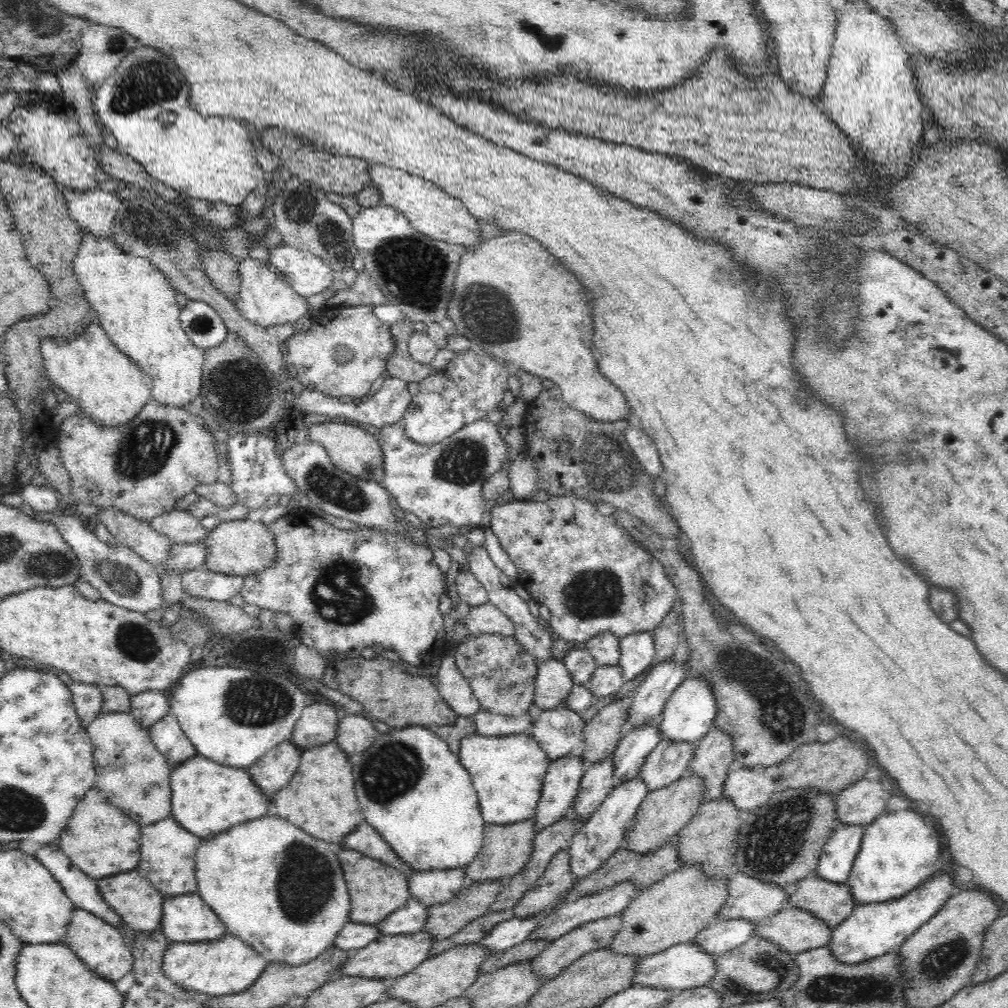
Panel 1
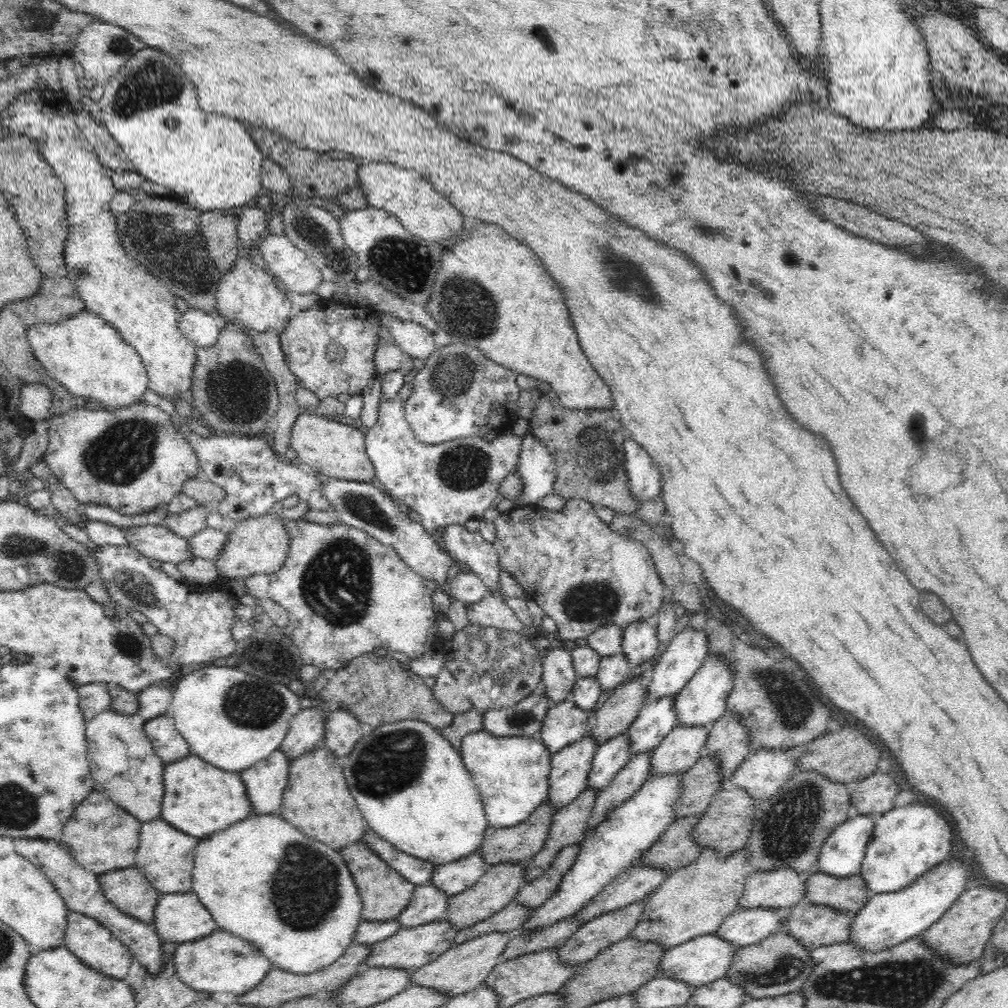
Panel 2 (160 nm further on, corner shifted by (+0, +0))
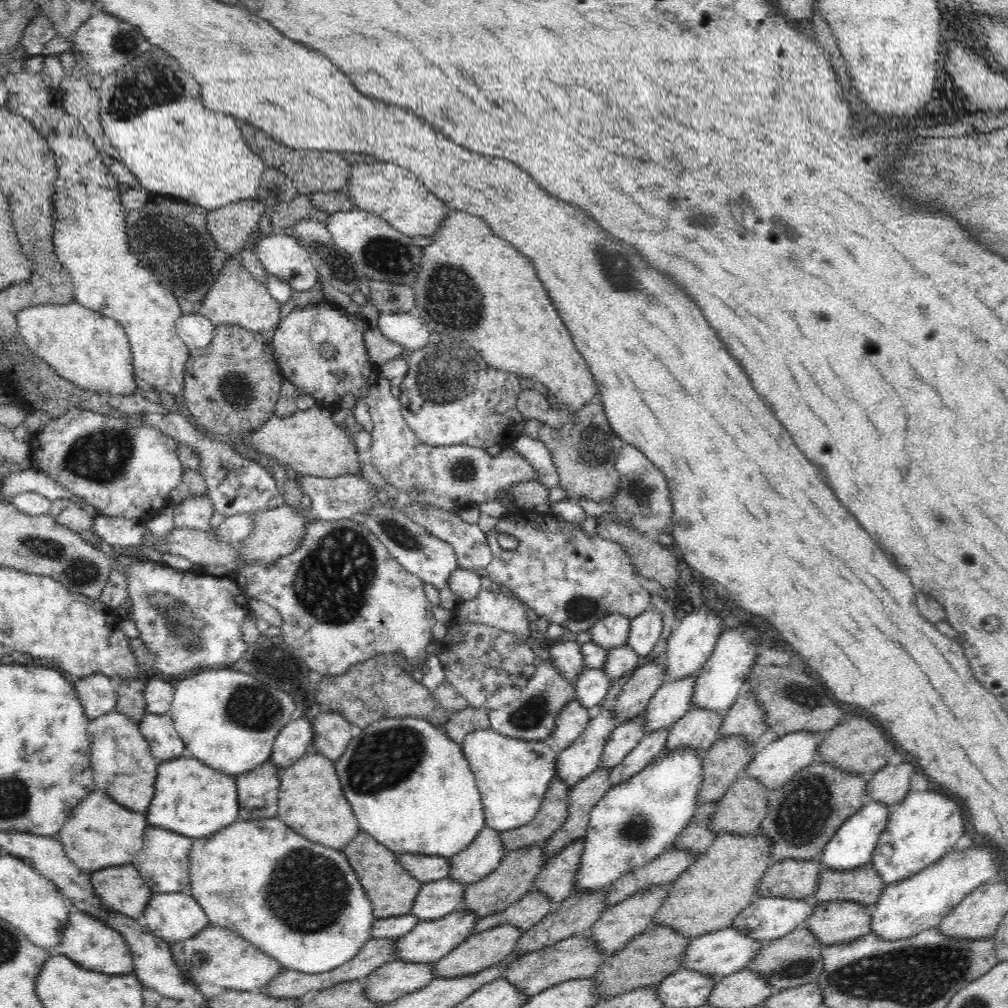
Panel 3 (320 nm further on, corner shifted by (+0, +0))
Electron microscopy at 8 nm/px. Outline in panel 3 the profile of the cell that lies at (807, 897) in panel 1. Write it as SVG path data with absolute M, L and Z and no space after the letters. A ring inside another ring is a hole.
M872 861L847 871L823 870L814 898L819 901L854 901L872 908L886 883Z

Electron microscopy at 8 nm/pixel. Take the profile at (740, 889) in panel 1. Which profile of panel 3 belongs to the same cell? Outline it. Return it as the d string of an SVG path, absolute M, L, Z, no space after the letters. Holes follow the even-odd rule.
M820 858L784 859L770 864L755 896L796 899L813 896L818 890L818 878L823 870Z

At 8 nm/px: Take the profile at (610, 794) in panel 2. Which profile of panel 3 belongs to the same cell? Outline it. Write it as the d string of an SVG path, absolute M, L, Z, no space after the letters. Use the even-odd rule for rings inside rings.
M658 729L644 735L644 738L610 772L610 784L615 785L638 774L655 756L666 749L668 729Z

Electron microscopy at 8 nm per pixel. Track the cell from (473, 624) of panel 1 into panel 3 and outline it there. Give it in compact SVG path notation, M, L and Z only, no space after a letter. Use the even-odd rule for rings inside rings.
M482 588L474 600L459 601L454 613L458 624L480 623L496 627L524 642L531 635L524 606L517 598L508 598L497 590Z

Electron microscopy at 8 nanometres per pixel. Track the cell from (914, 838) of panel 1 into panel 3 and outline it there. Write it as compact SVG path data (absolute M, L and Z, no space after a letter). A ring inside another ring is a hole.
M934 790L909 791L899 805L890 812L888 824L880 834L871 861L884 883L891 885L924 870L948 851L955 850L954 846L964 832L966 832L966 822L964 822L962 806L956 800L938 794ZM884 846L892 848L890 858L882 854Z

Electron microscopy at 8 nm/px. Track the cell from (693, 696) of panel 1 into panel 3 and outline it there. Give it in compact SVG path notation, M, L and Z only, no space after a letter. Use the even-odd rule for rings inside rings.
M736 623L731 630L721 632L713 653L697 673L692 706L724 713L732 708L752 666L757 662L754 642L758 638L758 632L752 626L738 626Z

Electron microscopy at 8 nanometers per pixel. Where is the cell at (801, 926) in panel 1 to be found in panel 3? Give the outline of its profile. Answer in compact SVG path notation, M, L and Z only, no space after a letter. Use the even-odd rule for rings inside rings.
M823 901L814 908L803 926L824 946L854 940L870 934L872 909L854 901Z

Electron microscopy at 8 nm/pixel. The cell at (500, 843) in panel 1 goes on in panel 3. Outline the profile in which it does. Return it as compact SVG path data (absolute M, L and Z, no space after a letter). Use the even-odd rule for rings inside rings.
M555 773L546 789L541 807L534 820L512 830L500 832L500 841L505 850L518 850L520 847L540 845L546 842L565 822L568 816L570 785Z

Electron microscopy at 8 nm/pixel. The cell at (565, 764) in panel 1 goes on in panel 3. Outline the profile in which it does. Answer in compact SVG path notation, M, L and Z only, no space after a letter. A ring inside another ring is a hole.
M602 702L599 705L598 716L590 720L586 730L574 744L557 756L555 773L558 773L560 779L568 783L570 788L600 767L604 746L618 725L617 717L606 703Z

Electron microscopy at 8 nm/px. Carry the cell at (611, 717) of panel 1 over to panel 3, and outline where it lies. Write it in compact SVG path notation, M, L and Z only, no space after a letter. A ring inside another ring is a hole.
M655 659L636 668L616 698L613 710L617 717L616 724L644 714L650 699L665 679L665 665Z

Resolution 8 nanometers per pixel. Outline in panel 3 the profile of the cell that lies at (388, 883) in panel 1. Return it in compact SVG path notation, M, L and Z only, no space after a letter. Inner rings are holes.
M362 830L348 843L348 846L343 848L342 852L356 871L359 881L372 903L374 918L397 917L412 910L414 900L416 900L423 882L408 873L393 851Z

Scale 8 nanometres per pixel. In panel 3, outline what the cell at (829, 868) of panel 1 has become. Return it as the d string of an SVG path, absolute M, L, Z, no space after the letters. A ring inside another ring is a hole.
M867 799L863 807L853 814L846 822L843 822L836 834L826 844L824 852L820 856L820 865L824 870L847 871L862 866L872 860L872 854L876 850L876 844L882 834L882 830L888 824L891 810L882 802Z

